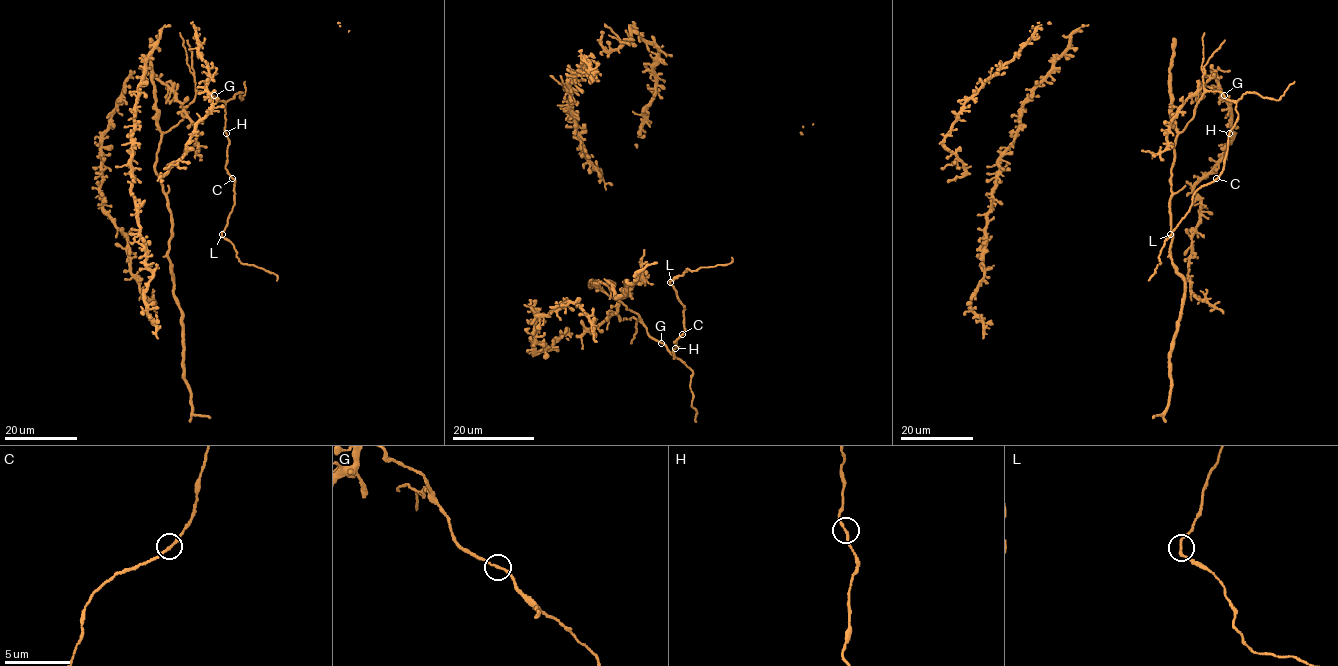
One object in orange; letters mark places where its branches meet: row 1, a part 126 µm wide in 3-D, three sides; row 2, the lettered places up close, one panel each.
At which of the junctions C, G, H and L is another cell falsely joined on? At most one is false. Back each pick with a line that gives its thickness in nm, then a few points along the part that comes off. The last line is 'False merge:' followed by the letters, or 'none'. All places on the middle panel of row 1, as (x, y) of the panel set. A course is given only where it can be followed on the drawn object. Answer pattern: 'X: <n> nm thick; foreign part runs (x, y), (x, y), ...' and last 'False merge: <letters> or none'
L: 200 nm thick; foreign part runs (670, 282), (686, 269), (727, 265), (732, 261), (731, 257)
False merge: L

